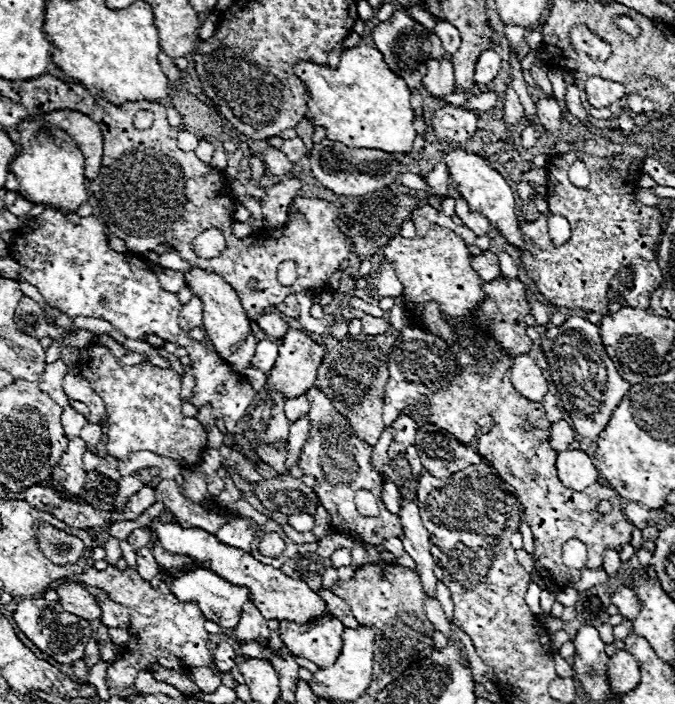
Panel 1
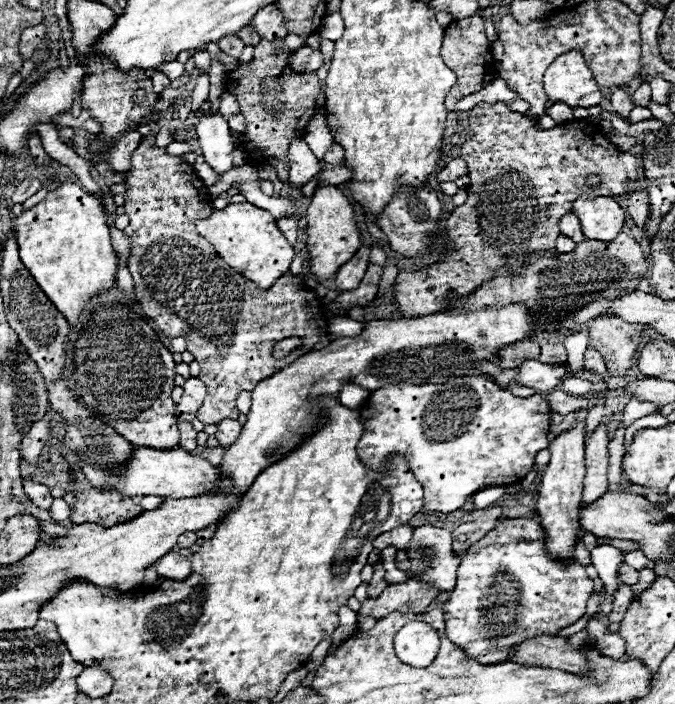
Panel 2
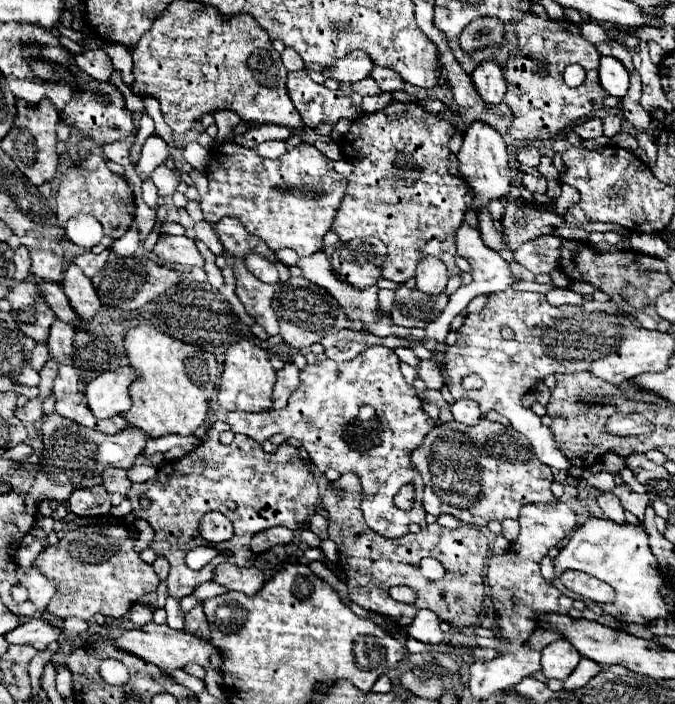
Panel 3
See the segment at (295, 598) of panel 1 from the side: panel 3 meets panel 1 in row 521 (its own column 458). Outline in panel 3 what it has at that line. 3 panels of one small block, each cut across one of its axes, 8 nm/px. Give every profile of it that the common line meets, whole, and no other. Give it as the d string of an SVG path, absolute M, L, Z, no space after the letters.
M474 120L464 134L464 144L458 152L458 160L460 160L462 178L474 190L474 200L472 200L470 208L476 210L480 206L488 206L488 202L492 198L502 198L504 194L510 192L512 176L510 176L510 166L508 166L508 152L506 152L506 144L496 128L488 126L486 122Z

